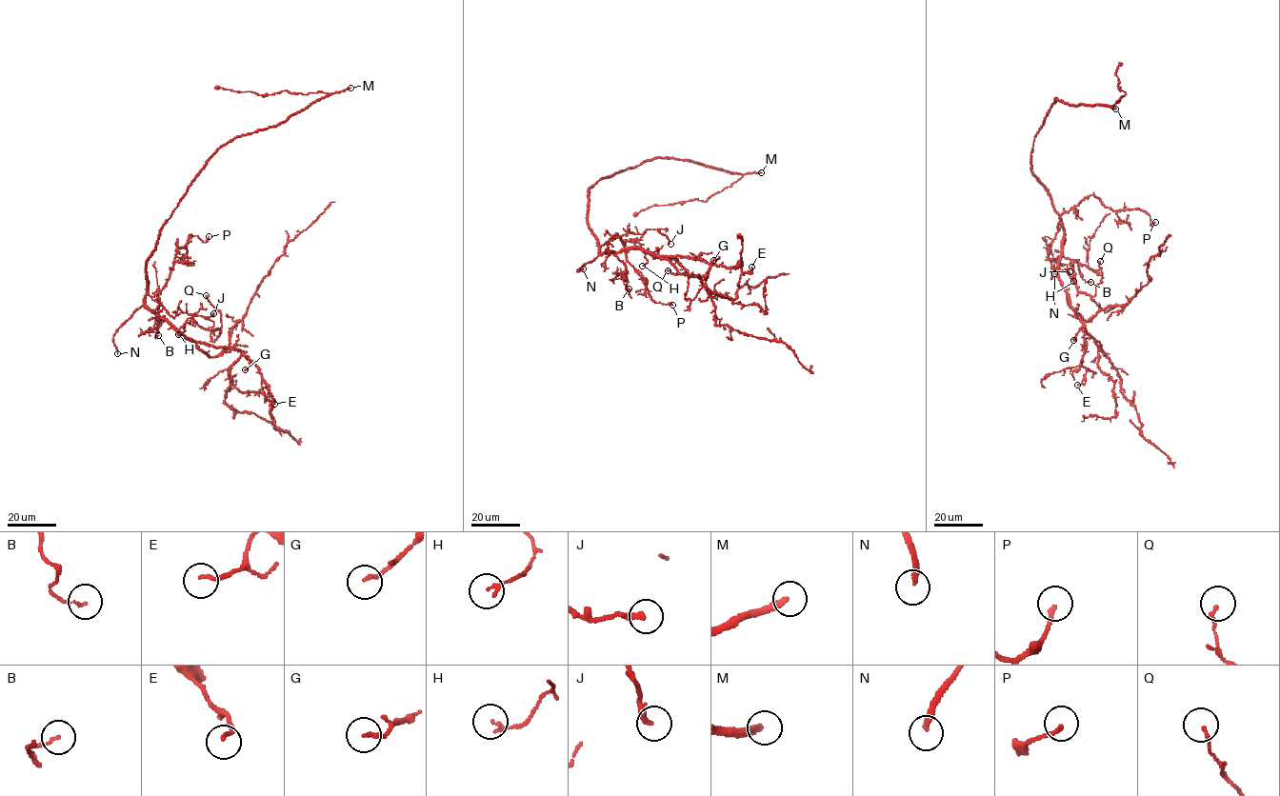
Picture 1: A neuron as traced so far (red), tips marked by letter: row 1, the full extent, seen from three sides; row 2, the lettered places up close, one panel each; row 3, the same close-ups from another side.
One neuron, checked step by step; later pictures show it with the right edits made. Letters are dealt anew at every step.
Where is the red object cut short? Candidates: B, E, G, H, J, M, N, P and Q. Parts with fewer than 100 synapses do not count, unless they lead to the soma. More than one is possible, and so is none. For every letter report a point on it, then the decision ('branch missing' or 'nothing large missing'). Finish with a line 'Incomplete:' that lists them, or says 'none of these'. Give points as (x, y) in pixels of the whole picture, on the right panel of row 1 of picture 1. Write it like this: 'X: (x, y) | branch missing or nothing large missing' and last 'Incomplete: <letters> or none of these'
B: (1090, 282) | nothing large missing
E: (1077, 385) | nothing large missing
G: (1073, 340) | nothing large missing
H: (1073, 281) | nothing large missing
J: (1070, 271) | nothing large missing
M: (1115, 109) | branch missing
N: (1054, 273) | branch missing
P: (1155, 222) | nothing large missing
Q: (1100, 261) | nothing large missing
Incomplete: M, N

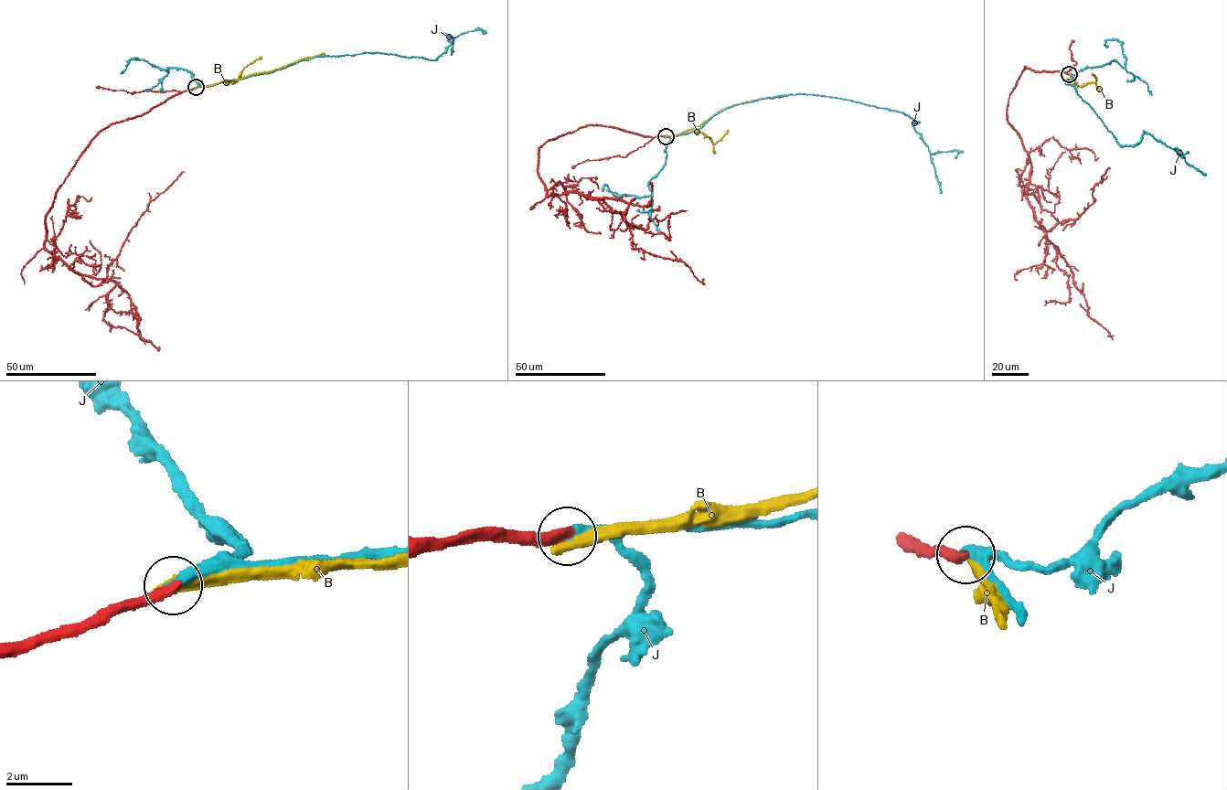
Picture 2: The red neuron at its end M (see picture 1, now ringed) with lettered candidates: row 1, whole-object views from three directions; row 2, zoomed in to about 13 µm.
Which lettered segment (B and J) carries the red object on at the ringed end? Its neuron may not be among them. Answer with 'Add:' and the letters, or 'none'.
Add: J

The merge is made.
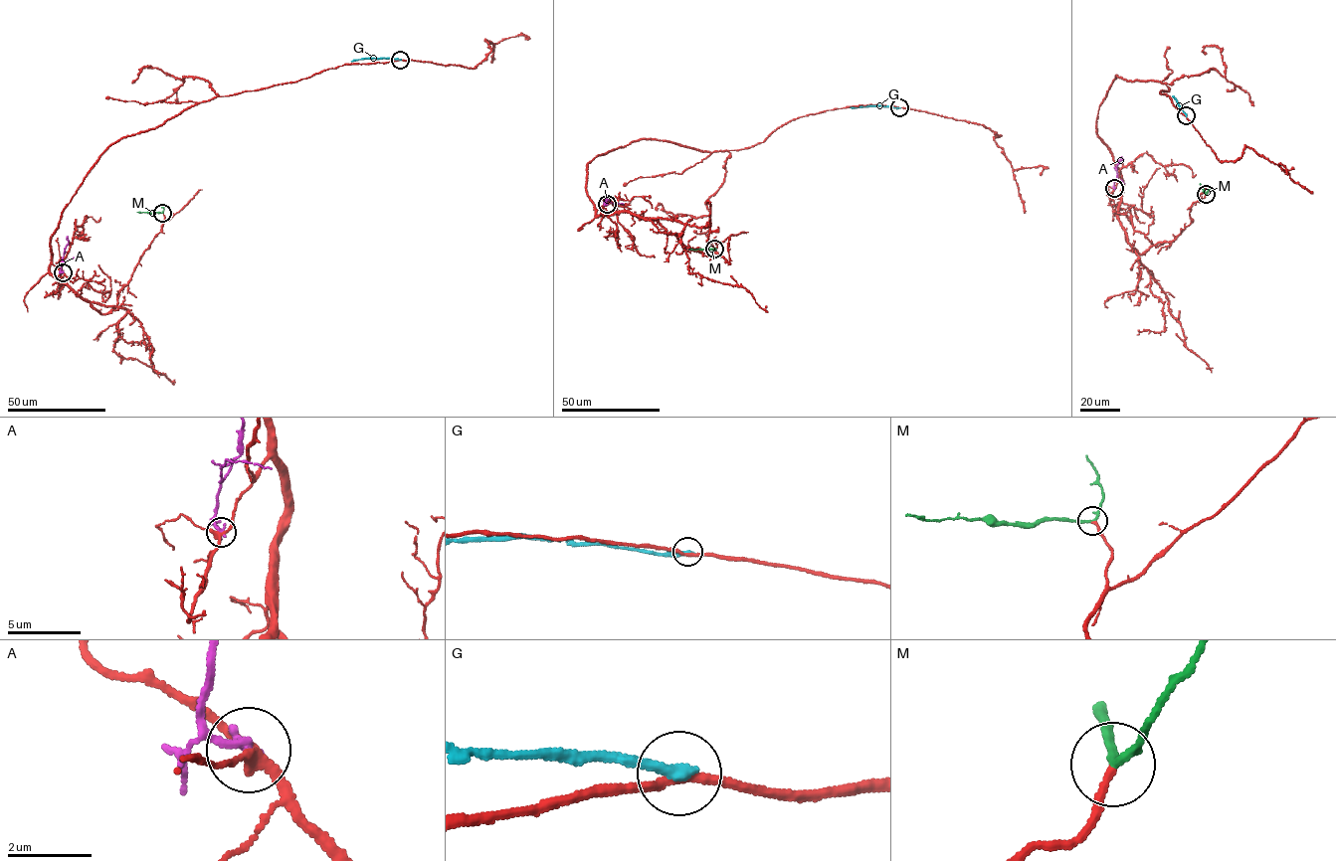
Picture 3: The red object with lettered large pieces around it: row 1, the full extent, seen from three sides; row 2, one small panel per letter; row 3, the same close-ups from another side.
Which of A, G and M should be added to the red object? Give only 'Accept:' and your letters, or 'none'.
Accept: M

